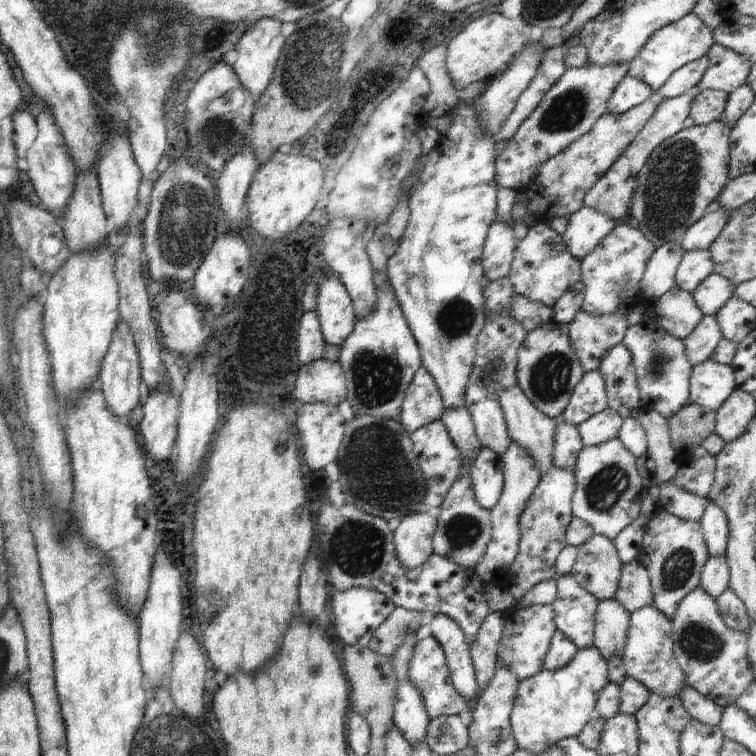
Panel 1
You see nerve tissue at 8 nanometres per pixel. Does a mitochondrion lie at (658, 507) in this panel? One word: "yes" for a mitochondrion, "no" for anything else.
no

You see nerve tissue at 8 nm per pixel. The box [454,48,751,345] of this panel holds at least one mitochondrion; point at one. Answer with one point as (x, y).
(671, 196)

